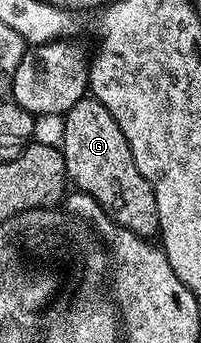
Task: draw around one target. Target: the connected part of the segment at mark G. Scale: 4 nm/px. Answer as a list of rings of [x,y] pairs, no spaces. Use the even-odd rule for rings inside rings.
[[[86,95],[79,103],[75,103],[75,107],[66,111],[63,121],[65,121],[65,126],[61,129],[59,148],[65,157],[65,171],[68,180],[72,184],[74,181],[77,184],[74,186],[80,192],[91,195],[91,199],[95,199],[95,203],[99,203],[99,207],[103,207],[105,214],[115,224],[127,227],[127,231],[140,237],[156,238],[159,233],[159,207],[155,203],[155,191],[151,187],[151,183],[147,183],[147,179],[143,179],[143,175],[139,175],[139,167],[135,167],[131,147],[127,143],[123,131],[119,131],[119,123],[115,123],[115,119],[111,119],[111,111],[107,111],[107,107],[103,107],[103,103],[99,103],[91,95]]]

